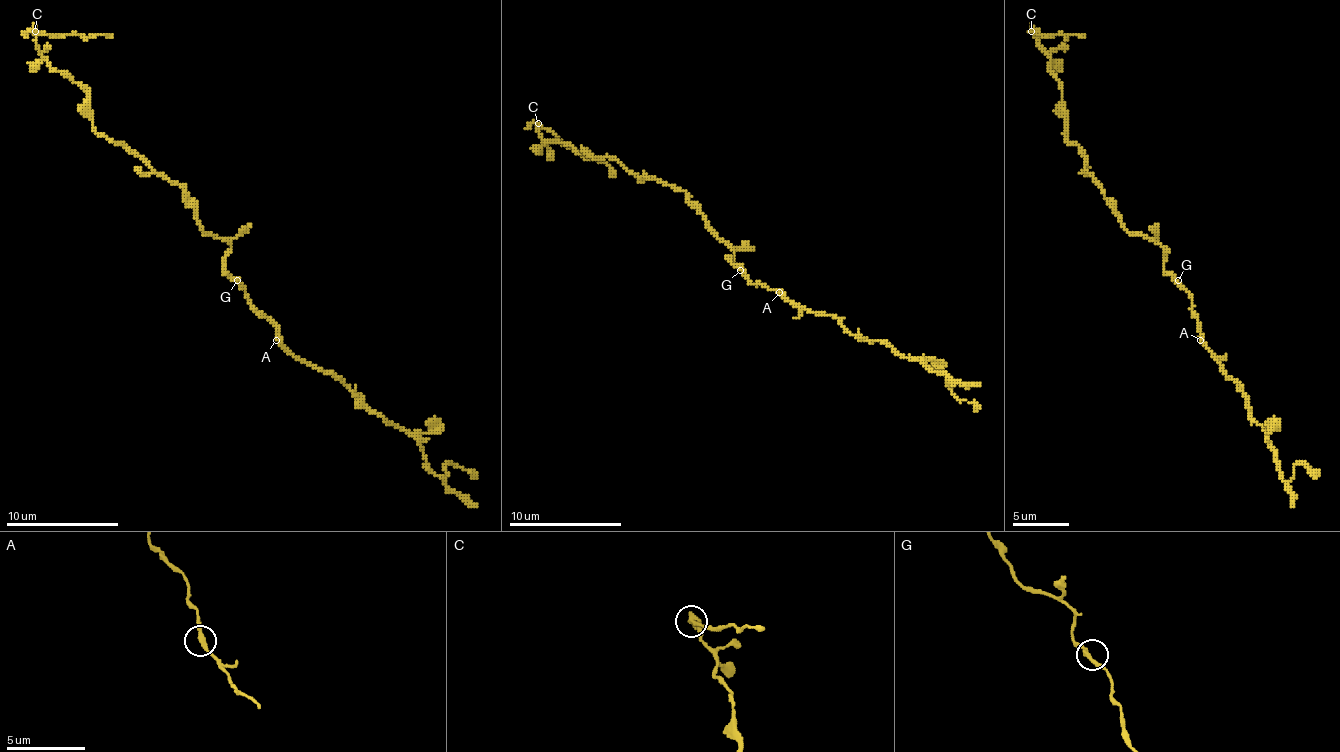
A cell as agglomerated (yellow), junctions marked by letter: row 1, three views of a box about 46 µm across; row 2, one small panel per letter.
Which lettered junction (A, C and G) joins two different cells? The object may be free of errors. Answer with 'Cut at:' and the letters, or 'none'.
Cut at: C

